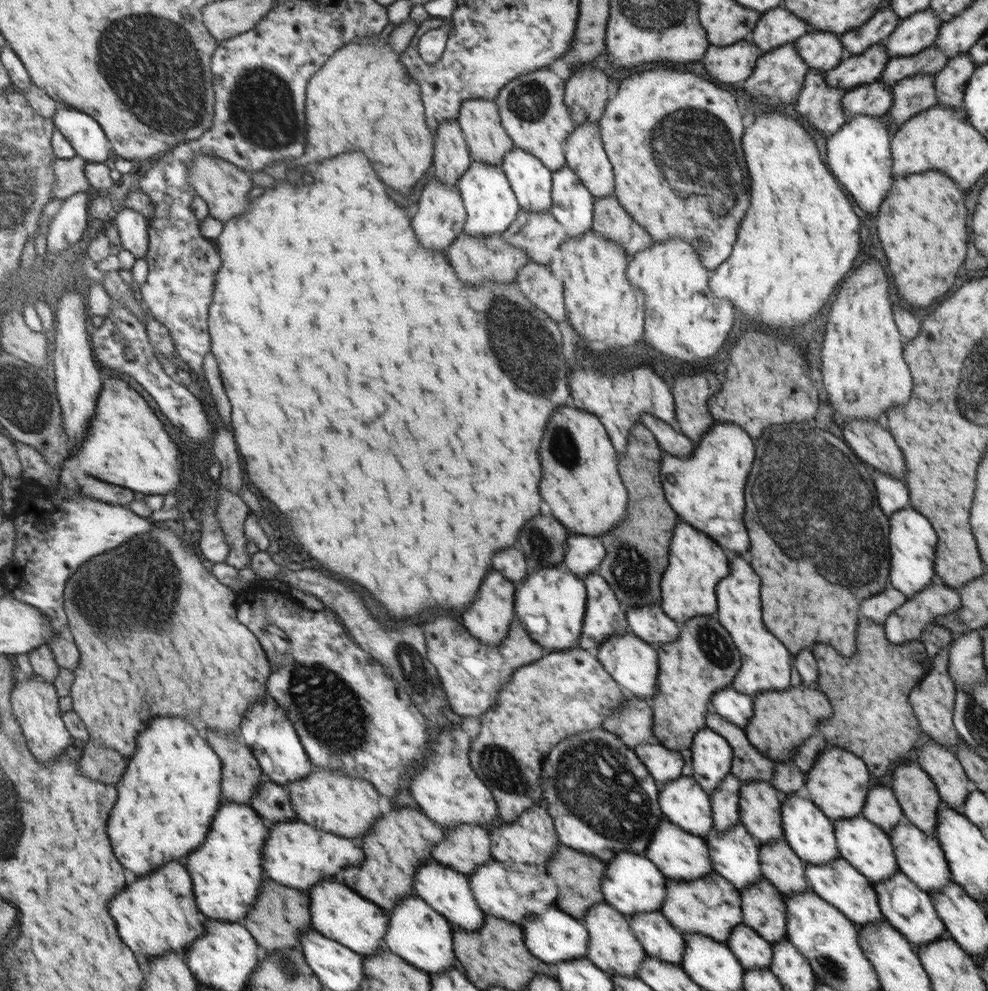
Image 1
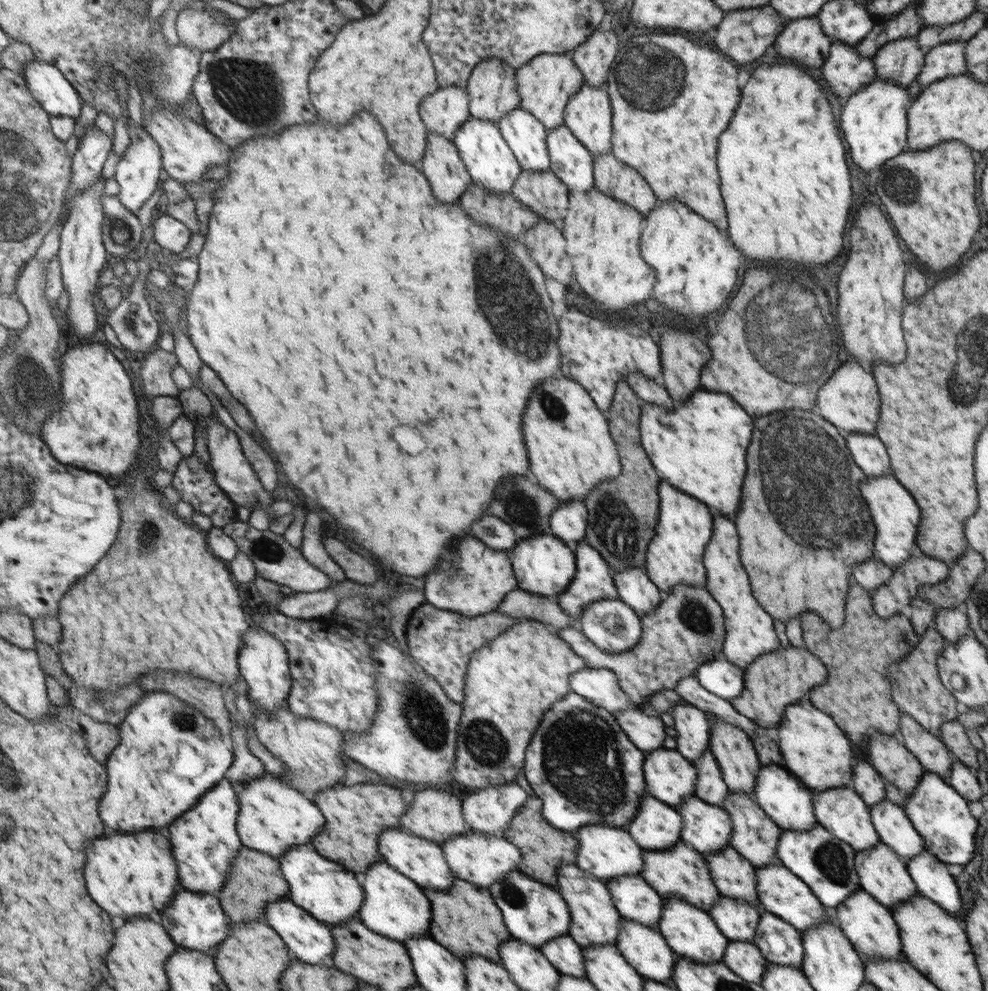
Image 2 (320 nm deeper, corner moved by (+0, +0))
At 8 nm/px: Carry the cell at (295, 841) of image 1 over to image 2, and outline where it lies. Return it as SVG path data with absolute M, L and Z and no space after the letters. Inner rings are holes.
M269 772L250 781L236 786L241 810L237 828L241 832L243 844L277 859L297 845L312 846L313 837L322 831L326 823L319 805L305 798L303 792L283 782L279 776Z

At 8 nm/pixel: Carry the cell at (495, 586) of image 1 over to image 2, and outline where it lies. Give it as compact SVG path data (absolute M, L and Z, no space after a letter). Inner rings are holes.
M465 536L457 546L457 554L443 560L439 564L439 568L427 576L425 602L468 617L494 611L507 592L518 588L515 574L511 572L511 565L507 560L505 550L495 552L479 538ZM461 582L463 582L463 586L461 586Z

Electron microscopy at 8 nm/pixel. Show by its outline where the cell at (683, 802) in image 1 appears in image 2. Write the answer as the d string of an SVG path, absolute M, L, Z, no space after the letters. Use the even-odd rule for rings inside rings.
M676 749L644 753L643 775L646 792L673 808L696 791L696 765Z

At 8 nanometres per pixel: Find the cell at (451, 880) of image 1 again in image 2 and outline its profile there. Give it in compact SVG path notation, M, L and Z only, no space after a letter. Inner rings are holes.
M405 828L387 829L380 836L380 854L385 862L420 884L424 889L450 891L456 875L452 872L441 844L418 837Z

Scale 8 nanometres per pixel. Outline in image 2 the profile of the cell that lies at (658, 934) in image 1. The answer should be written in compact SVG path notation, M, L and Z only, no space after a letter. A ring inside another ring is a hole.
M621 875L605 882L621 918L658 929L663 898L639 875Z

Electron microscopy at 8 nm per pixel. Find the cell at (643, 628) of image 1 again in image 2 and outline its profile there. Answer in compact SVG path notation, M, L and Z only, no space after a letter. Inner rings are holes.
M625 568L617 576L618 599L628 604L637 616L651 612L660 604L661 590L652 584L642 568Z

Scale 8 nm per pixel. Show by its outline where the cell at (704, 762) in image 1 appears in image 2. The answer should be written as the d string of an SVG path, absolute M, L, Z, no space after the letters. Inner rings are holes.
M679 703L670 708L673 720L671 733L676 742L676 751L694 764L709 749L709 731L711 731L706 714L689 703Z

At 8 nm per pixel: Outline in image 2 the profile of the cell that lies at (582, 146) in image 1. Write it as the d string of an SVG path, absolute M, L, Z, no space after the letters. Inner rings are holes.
M584 82L579 87L579 92L573 94L564 108L563 119L565 126L577 136L580 143L593 156L593 160L595 160L595 156L601 153L610 152L611 115L611 105L605 88L594 87Z

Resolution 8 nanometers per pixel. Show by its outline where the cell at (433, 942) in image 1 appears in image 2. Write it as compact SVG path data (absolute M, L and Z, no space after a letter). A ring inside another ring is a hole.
M384 860L372 864L367 872L359 873L357 876L365 889L365 900L360 910L360 918L370 929L402 943L423 935L431 936L432 901L429 900L420 884Z

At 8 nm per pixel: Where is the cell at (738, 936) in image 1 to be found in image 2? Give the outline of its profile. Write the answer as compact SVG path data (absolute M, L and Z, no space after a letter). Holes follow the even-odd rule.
M721 896L708 913L728 941L752 941L762 912L749 901Z

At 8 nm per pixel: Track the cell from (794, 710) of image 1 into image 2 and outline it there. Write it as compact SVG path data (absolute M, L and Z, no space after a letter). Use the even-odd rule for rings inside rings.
M791 645L777 648L775 652L759 655L749 664L742 676L743 690L728 701L739 714L772 732L783 720L788 704L796 703L809 692L809 688L825 682L827 672L823 666L825 664L820 656L815 658L815 654L806 648Z

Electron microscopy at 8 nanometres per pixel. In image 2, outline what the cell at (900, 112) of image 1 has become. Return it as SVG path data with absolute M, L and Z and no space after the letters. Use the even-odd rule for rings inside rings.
M949 42L930 48L925 54L924 70L916 76L920 88L948 76L966 74L966 42Z

